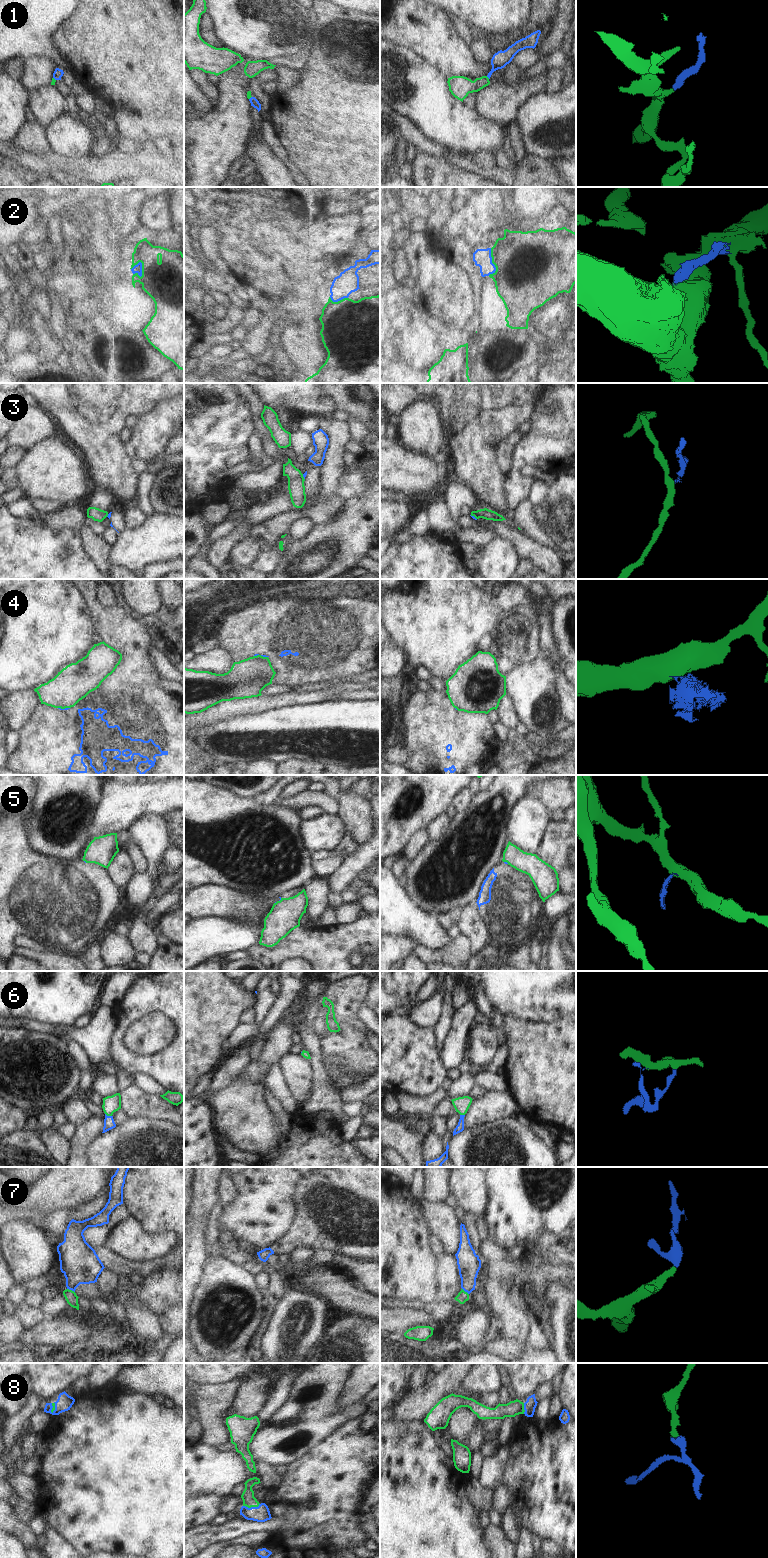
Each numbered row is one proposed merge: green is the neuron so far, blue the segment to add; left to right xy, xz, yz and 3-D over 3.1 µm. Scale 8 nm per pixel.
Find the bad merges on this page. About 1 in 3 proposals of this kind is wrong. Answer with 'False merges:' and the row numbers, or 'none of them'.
False merges: 2, 3, 4, 5

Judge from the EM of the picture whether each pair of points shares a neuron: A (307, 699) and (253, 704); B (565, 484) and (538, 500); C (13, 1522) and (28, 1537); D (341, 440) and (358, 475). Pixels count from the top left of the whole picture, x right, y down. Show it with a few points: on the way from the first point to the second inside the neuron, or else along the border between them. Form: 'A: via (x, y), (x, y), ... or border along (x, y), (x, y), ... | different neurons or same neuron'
A: via (294, 699), (266, 703) | same neuron
B: border along (550, 487), (547, 499), (535, 508) | different neurons
C: via (17, 1526), (24, 1533) | same neuron
D: border along (345, 472), (341, 478), (341, 485), (337, 490) | different neurons

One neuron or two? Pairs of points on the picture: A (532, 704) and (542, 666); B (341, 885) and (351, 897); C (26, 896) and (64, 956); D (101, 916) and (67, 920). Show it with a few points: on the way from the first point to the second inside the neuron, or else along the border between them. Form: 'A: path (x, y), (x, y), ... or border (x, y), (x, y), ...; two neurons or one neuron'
A: path (534, 695), (534, 685), (539, 675); one neuron
B: border (361, 875), (341, 895); two neurons
C: border (48, 949), (71, 949), (82, 956); two neurons
D: path (93, 916), (75, 916); one neuron

